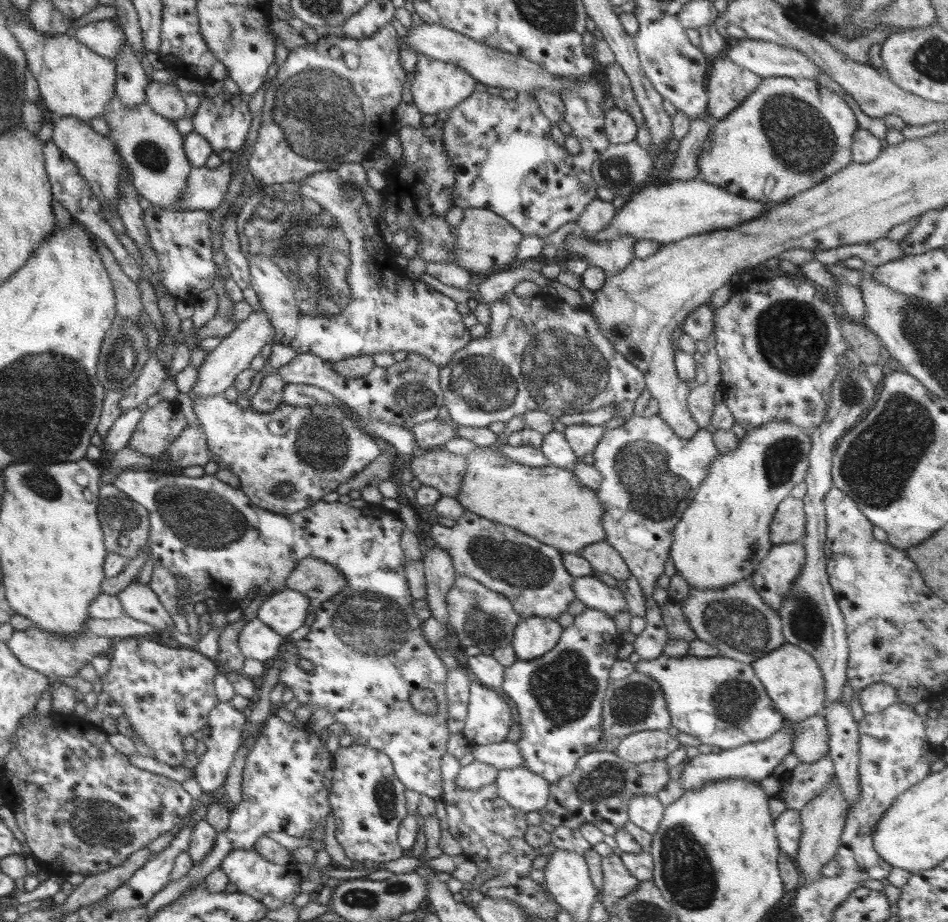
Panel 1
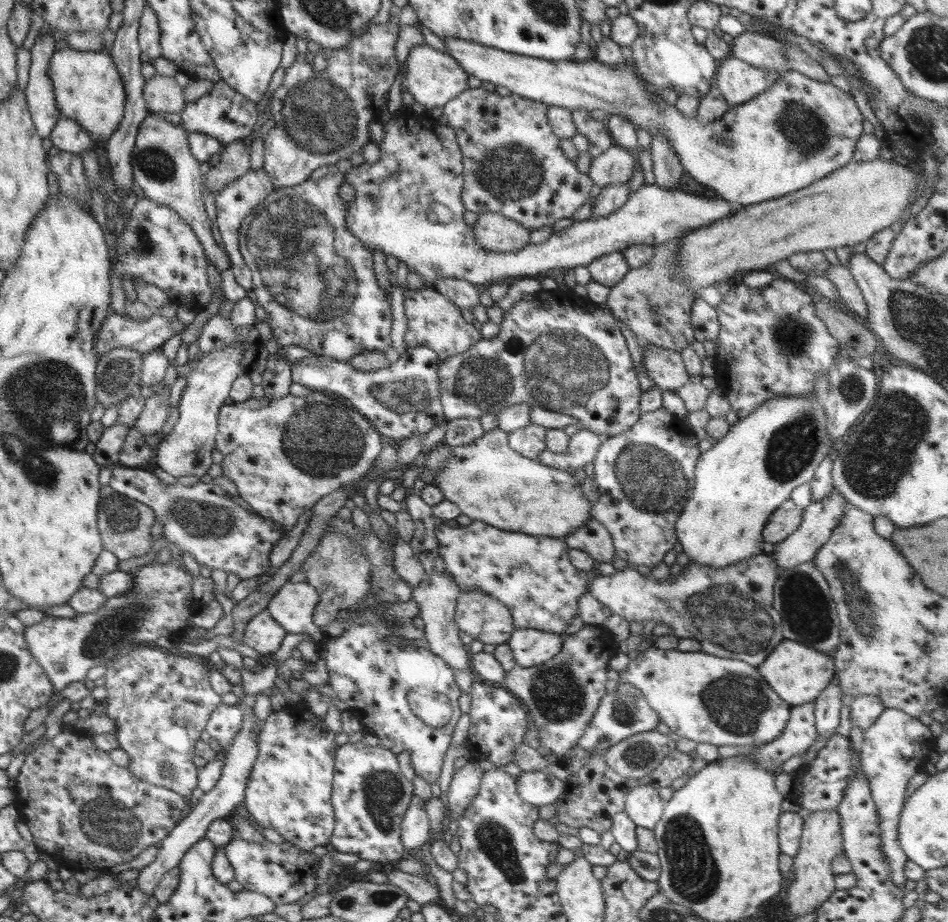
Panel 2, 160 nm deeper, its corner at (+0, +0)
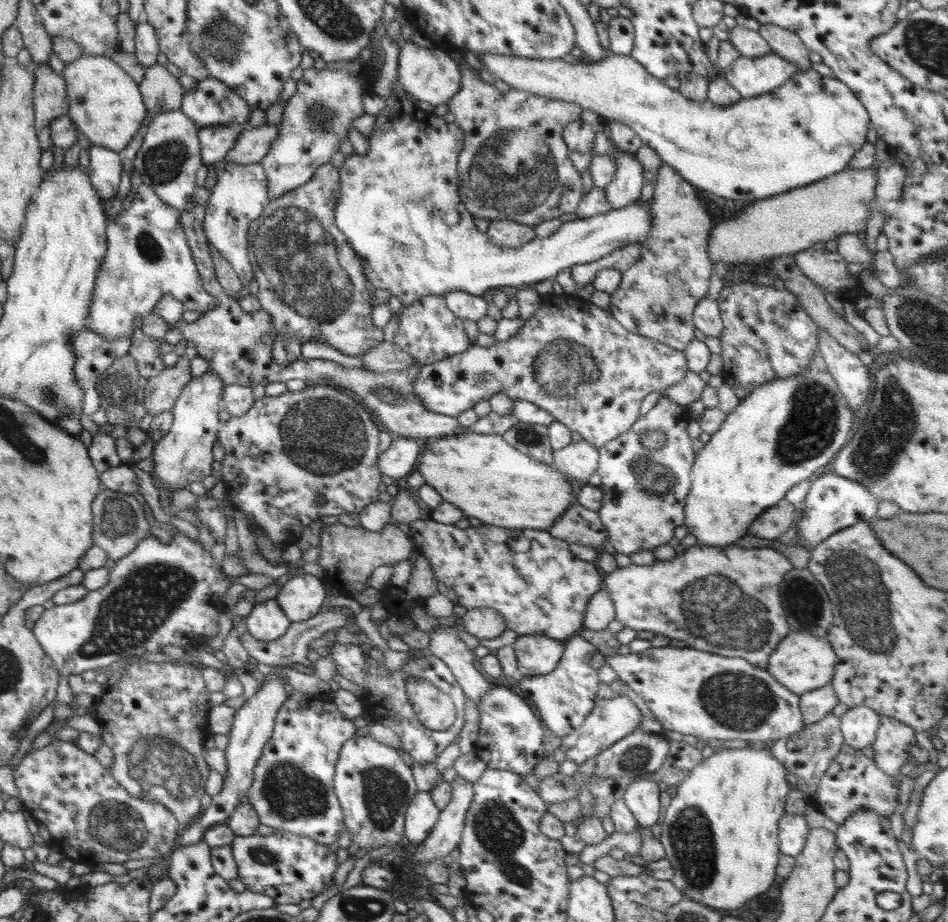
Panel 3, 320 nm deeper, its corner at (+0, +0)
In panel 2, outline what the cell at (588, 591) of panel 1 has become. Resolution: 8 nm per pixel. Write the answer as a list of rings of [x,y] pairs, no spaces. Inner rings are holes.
[[[757,554],[735,565],[726,565],[713,569],[708,565],[699,565],[690,561],[680,574],[657,581],[653,576],[644,577],[636,569],[626,567],[615,574],[589,578],[589,592],[597,598],[612,614],[622,616],[629,623],[655,622],[666,624],[679,639],[694,639],[704,644],[705,654],[742,660],[750,666],[760,667],[770,652],[783,639],[781,615],[773,607],[773,586],[779,577],[779,568],[775,558],[768,554]]]

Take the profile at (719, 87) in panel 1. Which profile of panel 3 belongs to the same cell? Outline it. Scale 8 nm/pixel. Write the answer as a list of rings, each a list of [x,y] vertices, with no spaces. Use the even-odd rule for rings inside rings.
[[[770,50],[761,57],[738,57],[732,68],[728,72],[724,72],[722,76],[744,97],[750,98],[766,94],[782,86],[794,73],[799,73],[801,68],[793,62],[778,56],[774,51]]]

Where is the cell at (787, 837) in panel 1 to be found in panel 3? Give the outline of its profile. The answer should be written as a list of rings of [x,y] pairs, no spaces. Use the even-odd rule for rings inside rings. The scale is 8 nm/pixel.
[[[784,813],[779,820],[779,849],[782,854],[796,857],[805,847],[811,828],[804,815]]]

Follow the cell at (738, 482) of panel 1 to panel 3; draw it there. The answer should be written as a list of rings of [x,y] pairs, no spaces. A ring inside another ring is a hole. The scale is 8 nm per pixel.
[[[808,367],[800,374],[770,381],[754,388],[748,396],[745,396],[739,402],[735,409],[732,409],[732,412],[726,415],[718,432],[714,432],[714,434],[704,438],[704,447],[699,449],[696,453],[697,457],[689,474],[691,476],[691,487],[689,495],[686,497],[684,507],[684,525],[688,532],[693,534],[698,545],[716,548],[726,548],[728,545],[736,545],[737,540],[747,534],[748,527],[753,523],[753,520],[758,518],[759,514],[762,514],[766,509],[777,505],[778,502],[784,499],[786,492],[788,492],[790,488],[797,485],[799,482],[814,478],[829,469],[837,452],[849,442],[848,434],[850,434],[850,430],[852,430],[852,420],[854,420],[853,412],[849,409],[840,387],[827,370],[821,371],[818,367]]]

